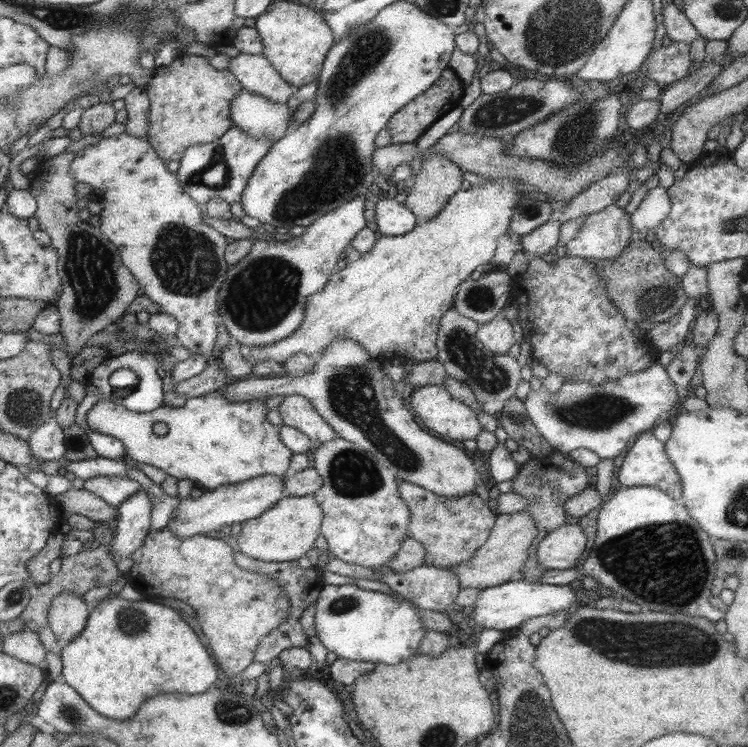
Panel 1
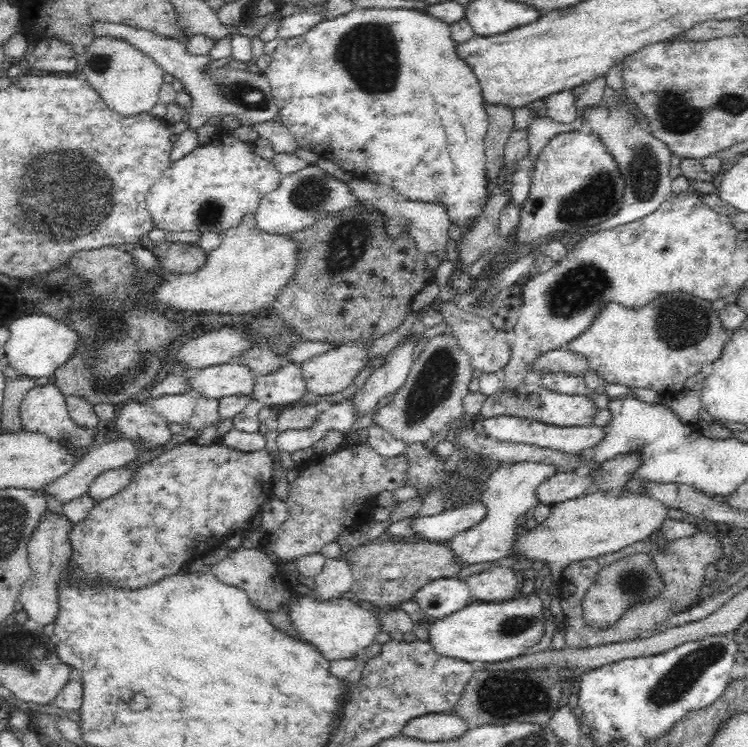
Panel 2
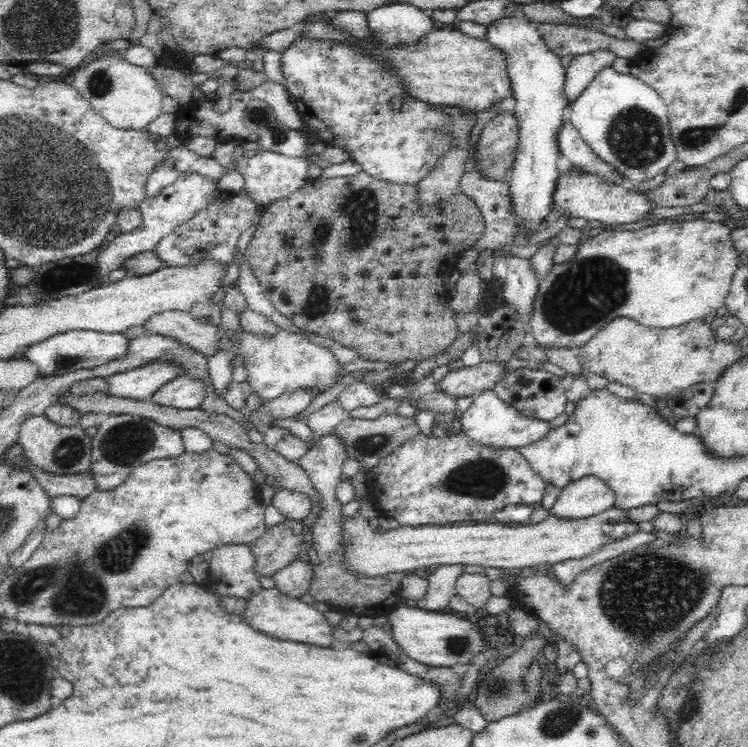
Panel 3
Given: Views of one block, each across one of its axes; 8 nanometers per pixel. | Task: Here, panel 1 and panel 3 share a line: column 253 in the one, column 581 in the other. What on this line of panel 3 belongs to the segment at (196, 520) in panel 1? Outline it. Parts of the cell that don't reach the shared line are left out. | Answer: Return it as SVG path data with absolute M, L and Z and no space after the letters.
M595 476L575 480L561 490L552 512L562 519L587 519L615 507L615 493Z

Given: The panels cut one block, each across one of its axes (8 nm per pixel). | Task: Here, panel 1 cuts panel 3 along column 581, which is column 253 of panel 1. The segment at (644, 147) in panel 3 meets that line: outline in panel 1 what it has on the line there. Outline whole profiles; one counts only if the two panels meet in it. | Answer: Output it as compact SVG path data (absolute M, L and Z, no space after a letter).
M241 91L230 102L231 126L251 135L253 139L267 137L269 147L285 134L289 121L289 110L285 103L277 104L256 93Z

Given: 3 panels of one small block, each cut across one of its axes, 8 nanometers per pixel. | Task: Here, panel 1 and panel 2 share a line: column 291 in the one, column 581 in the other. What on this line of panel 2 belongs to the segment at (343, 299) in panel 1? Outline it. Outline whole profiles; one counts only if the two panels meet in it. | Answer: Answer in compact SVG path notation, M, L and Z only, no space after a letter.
M680 291L660 294L656 296L656 300L652 300L652 304L646 304L644 308L638 308L638 310L630 310L612 301L604 304L591 326L572 339L567 344L567 349L588 359L590 368L607 384L626 385L634 389L650 388L661 396L668 395L670 392L684 391L688 378L718 359L731 336L724 331L718 311L712 308L710 303L698 296Z

